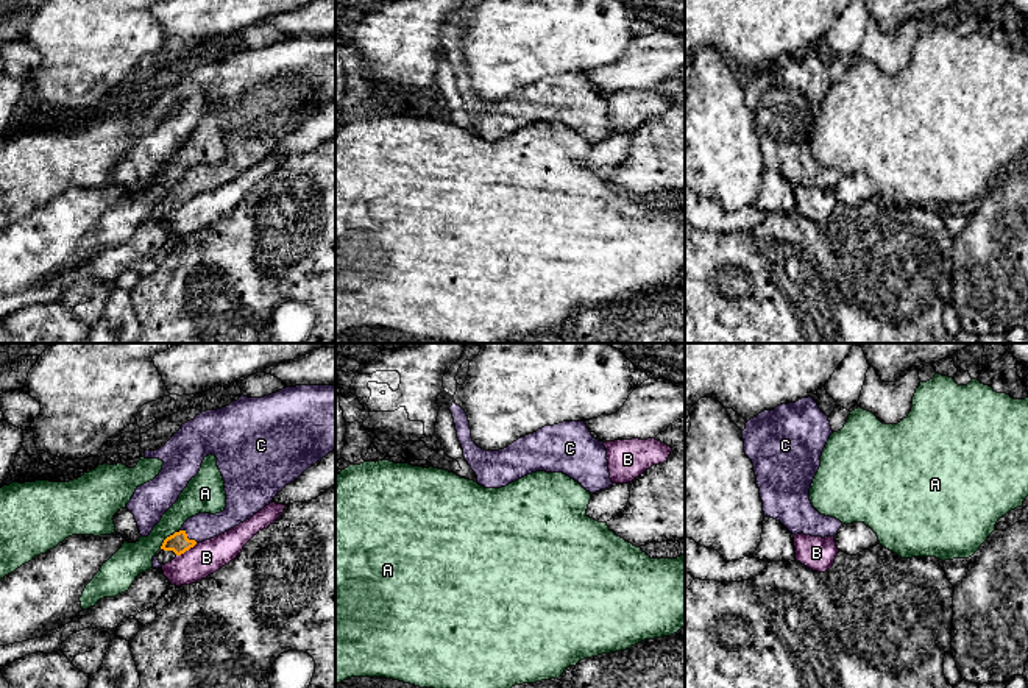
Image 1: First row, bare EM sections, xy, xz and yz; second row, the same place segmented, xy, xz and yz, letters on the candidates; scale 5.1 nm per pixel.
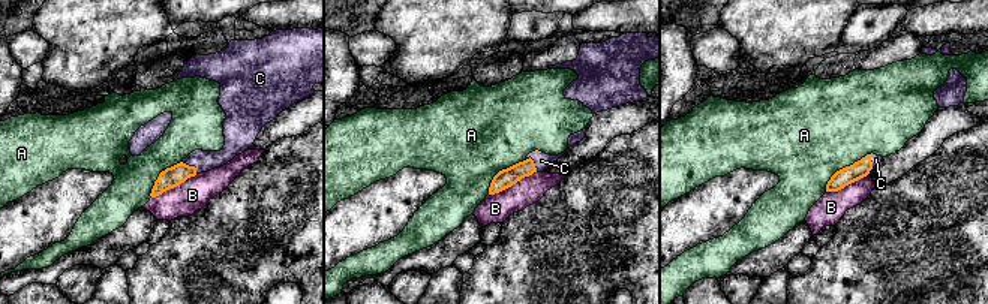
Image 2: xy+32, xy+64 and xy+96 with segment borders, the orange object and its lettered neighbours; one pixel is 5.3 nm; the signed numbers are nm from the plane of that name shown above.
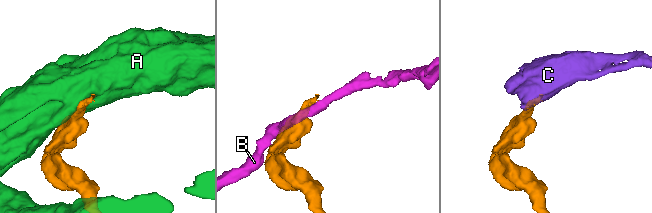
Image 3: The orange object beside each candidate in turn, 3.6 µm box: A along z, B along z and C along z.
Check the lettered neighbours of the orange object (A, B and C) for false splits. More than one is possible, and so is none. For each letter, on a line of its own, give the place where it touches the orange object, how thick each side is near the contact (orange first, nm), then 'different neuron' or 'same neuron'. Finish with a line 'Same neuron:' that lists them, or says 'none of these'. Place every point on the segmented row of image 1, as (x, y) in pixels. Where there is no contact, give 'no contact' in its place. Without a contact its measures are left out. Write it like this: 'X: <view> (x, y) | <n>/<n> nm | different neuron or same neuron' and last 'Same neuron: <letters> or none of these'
A: xy (166, 539) | 100/170 nm | different neuron
B: xy (186, 549) | 100/170 nm | different neuron
C: xy (186, 537) | 100/170 nm | same neuron
Same neuron: C

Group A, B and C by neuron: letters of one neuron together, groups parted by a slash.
A / B / C

